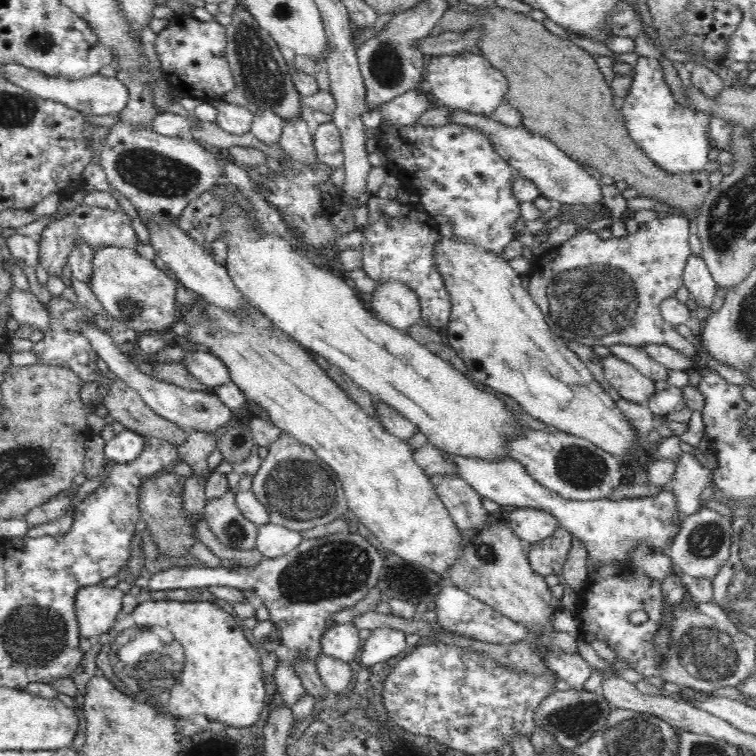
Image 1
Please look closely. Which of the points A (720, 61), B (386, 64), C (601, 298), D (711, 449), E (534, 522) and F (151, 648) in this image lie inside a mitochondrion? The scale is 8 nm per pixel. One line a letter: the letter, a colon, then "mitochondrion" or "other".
A: other
B: mitochondrion
C: mitochondrion
D: other
E: other
F: mitochondrion

